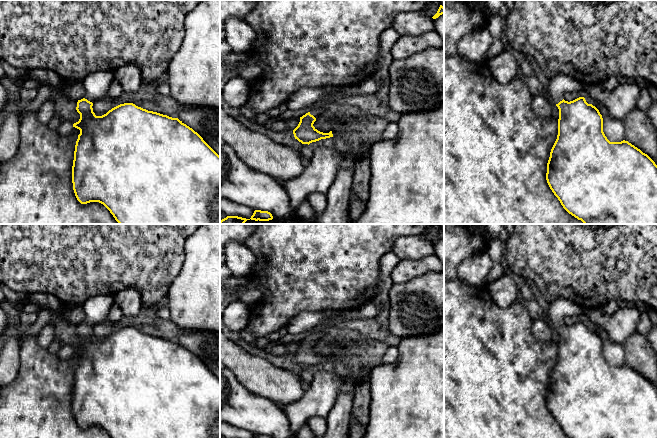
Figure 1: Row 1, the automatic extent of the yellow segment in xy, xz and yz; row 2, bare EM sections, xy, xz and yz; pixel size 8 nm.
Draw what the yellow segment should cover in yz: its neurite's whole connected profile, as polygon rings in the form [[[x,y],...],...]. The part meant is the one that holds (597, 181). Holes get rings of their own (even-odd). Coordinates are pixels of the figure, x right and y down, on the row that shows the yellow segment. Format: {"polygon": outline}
{"polygon": [[[556,75],[549,79],[546,87],[547,97],[553,105],[559,109],[558,119],[558,135],[551,149],[550,157],[547,163],[546,180],[547,183],[558,198],[563,208],[572,216],[581,220],[584,224],[657,224],[657,165],[655,162],[640,149],[629,143],[628,141],[610,142],[603,132],[603,118],[599,110],[592,104],[588,104],[584,97],[579,97],[573,101],[565,101],[564,94],[566,92],[580,92],[583,90],[582,84],[566,75]]]}

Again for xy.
{"polygon": [[[100,71],[89,74],[82,80],[85,97],[78,100],[76,110],[80,114],[78,122],[73,127],[80,130],[75,145],[72,166],[73,190],[81,204],[99,202],[113,215],[119,224],[220,224],[220,156],[203,140],[192,128],[178,118],[172,118],[157,112],[148,111],[133,103],[120,104],[102,116],[93,112],[93,103],[97,100],[108,98],[109,87],[114,81],[114,72]]]}

